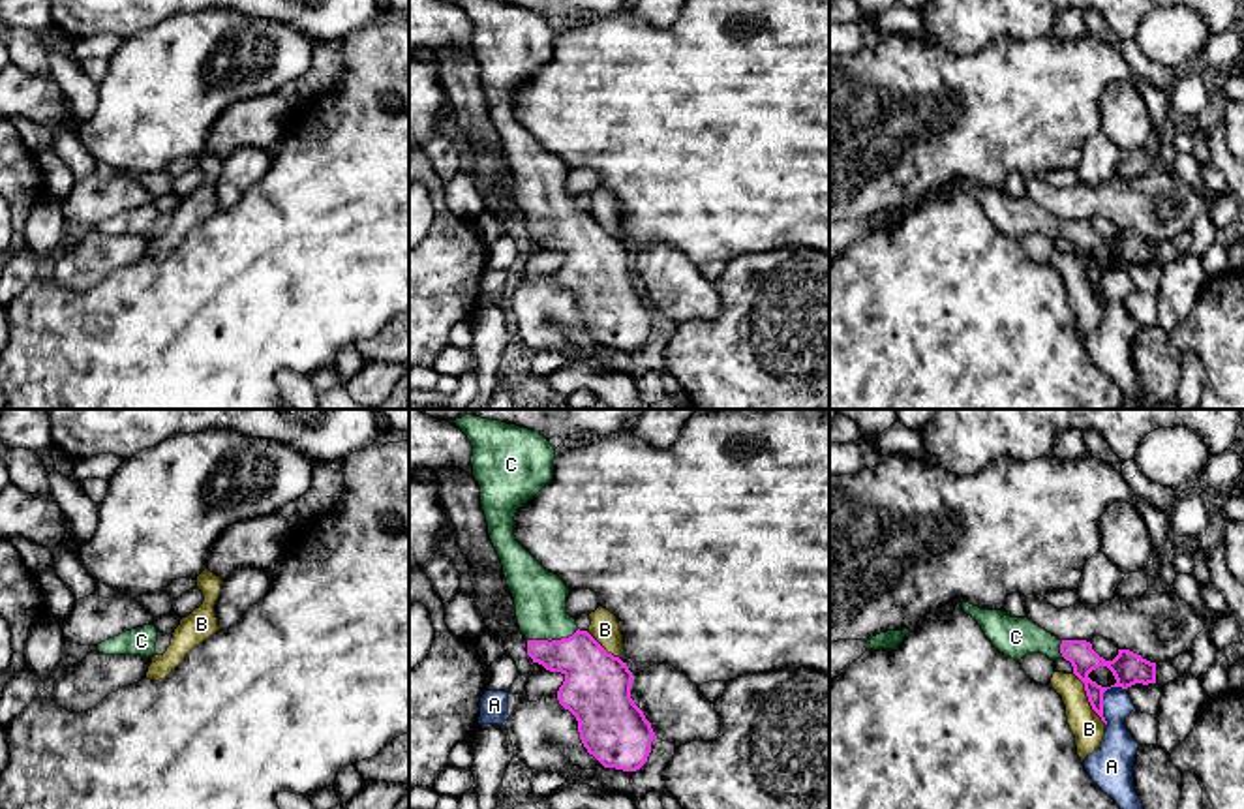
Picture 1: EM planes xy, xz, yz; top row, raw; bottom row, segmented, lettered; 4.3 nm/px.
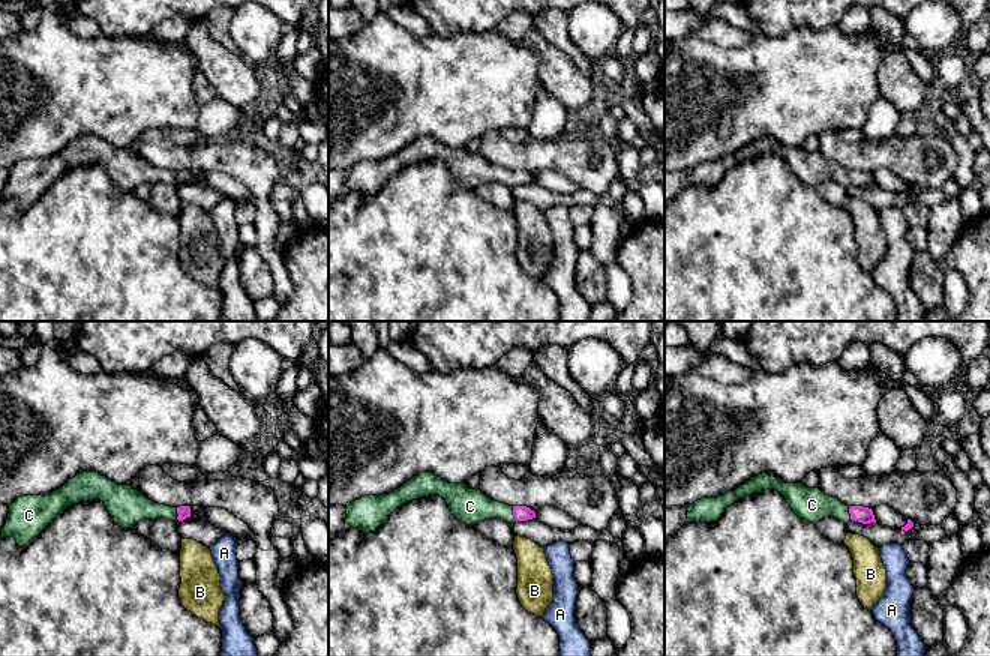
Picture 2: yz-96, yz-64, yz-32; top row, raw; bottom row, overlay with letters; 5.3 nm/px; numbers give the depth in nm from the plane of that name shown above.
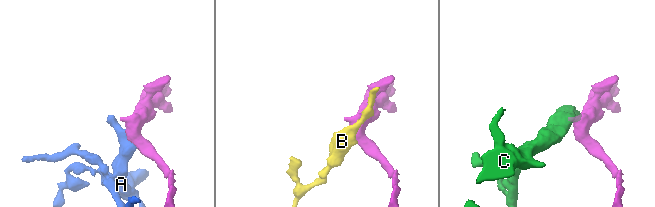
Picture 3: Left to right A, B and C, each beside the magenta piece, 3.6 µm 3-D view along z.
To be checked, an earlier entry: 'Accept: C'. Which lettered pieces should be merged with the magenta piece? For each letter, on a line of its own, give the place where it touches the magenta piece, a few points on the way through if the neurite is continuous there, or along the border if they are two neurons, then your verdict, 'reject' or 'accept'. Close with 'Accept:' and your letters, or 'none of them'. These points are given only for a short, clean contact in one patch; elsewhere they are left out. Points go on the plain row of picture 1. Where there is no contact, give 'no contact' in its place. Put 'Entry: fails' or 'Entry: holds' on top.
Entry: holds
A: meets magenta in yz at (1102, 280); reject
B: meets magenta in yz at (1089, 278); reject
C: meets magenta in xz at (552, 220); runs through xz (595, 259), (552, 220), (541, 194), (541, 177); accept
Accept: C

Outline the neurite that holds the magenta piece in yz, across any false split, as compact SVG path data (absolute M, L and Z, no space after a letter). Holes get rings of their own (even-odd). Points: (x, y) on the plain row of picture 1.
M963 182L961 186L964 188L966 193L970 193L970 195L978 201L978 205L981 206L981 210L985 212L985 216L993 221L993 225L994 225L1000 233L1004 233L1004 235L1008 235L1008 237L1011 237L1011 238L1015 238L1015 240L1021 240L1021 238L1023 238L1024 235L1028 235L1028 233L1043 233L1043 235L1047 235L1051 240L1058 240L1060 237L1064 237L1066 240L1070 240L1071 246L1073 246L1073 253L1085 263L1085 270L1086 270L1086 276L1088 276L1088 282L1090 282L1092 289L1101 297L1101 300L1103 300L1105 304L1107 304L1107 300L1105 300L1105 297L1103 297L1103 272L1105 272L1107 268L1111 268L1111 267L1128 268L1128 267L1131 267L1131 265L1135 265L1135 263L1143 263L1143 265L1156 263L1156 242L1150 242L1150 240L1143 238L1141 235L1137 235L1137 233L1133 233L1133 231L1130 231L1130 229L1118 229L1118 235L1116 235L1113 240L1105 240L1103 237L1100 237L1100 235L1092 229L1092 223L1090 223L1090 221L1086 221L1086 220L1058 220L1056 216L1053 216L1051 212L1047 212L1047 210L1041 208L1039 205L1032 203L1026 195L1024 195L1024 197L1011 197L1011 195L1008 195L1004 190L983 190L983 188L974 186L974 184L970 184L970 182ZM1100 246L1107 246L1107 248L1113 252L1113 255L1115 255L1115 259L1116 259L1115 265L1111 265L1111 267L1101 267L1101 265L1098 265L1096 261L1092 261L1092 259L1088 257L1088 253L1090 253L1092 250L1100 248Z

